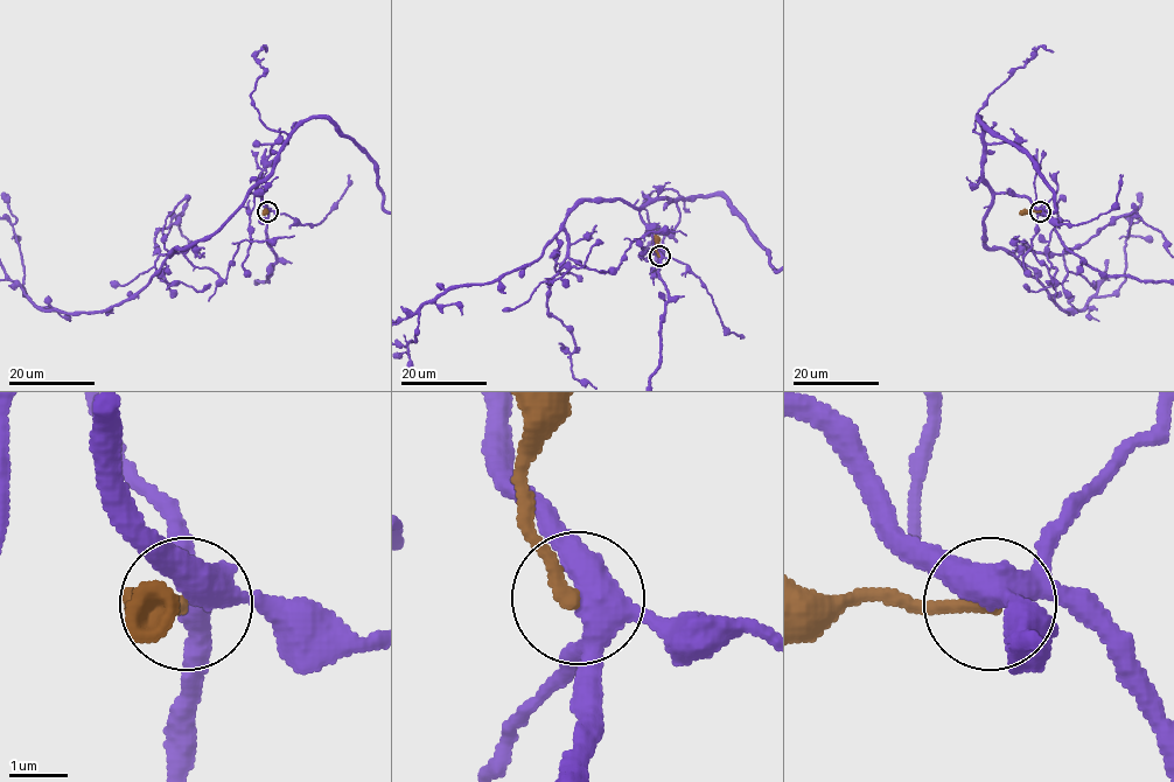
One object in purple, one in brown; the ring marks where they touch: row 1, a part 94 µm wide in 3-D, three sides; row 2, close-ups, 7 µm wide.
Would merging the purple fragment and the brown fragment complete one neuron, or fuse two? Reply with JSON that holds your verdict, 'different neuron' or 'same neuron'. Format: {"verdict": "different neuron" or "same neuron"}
{"verdict": "different neuron"}

